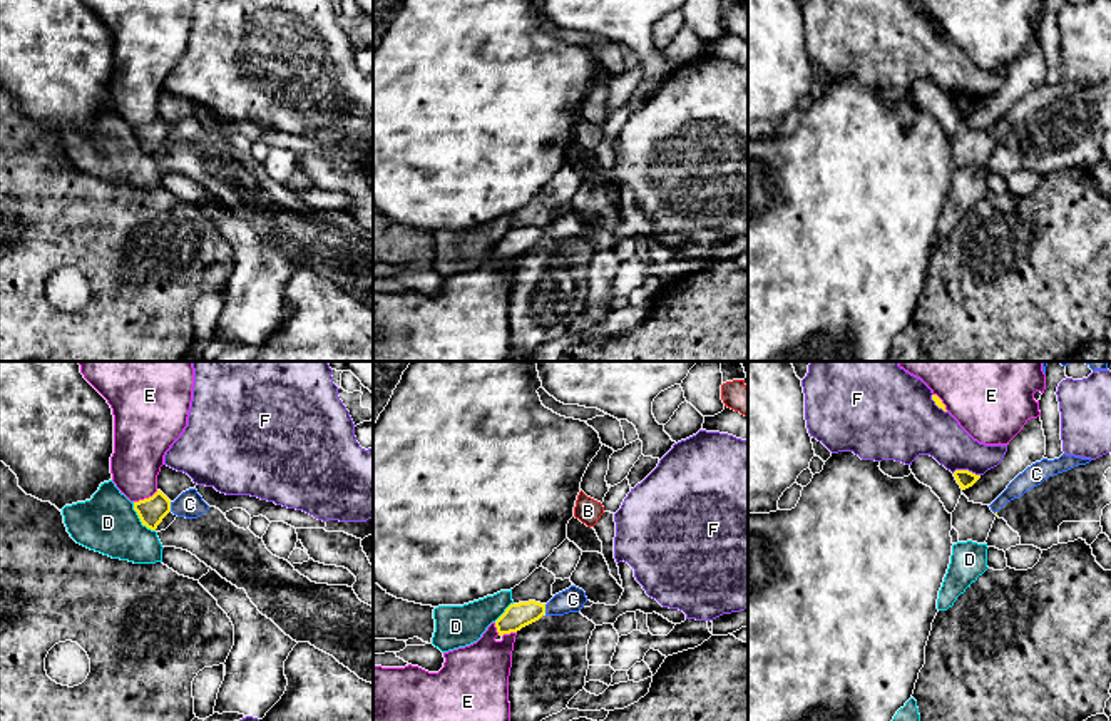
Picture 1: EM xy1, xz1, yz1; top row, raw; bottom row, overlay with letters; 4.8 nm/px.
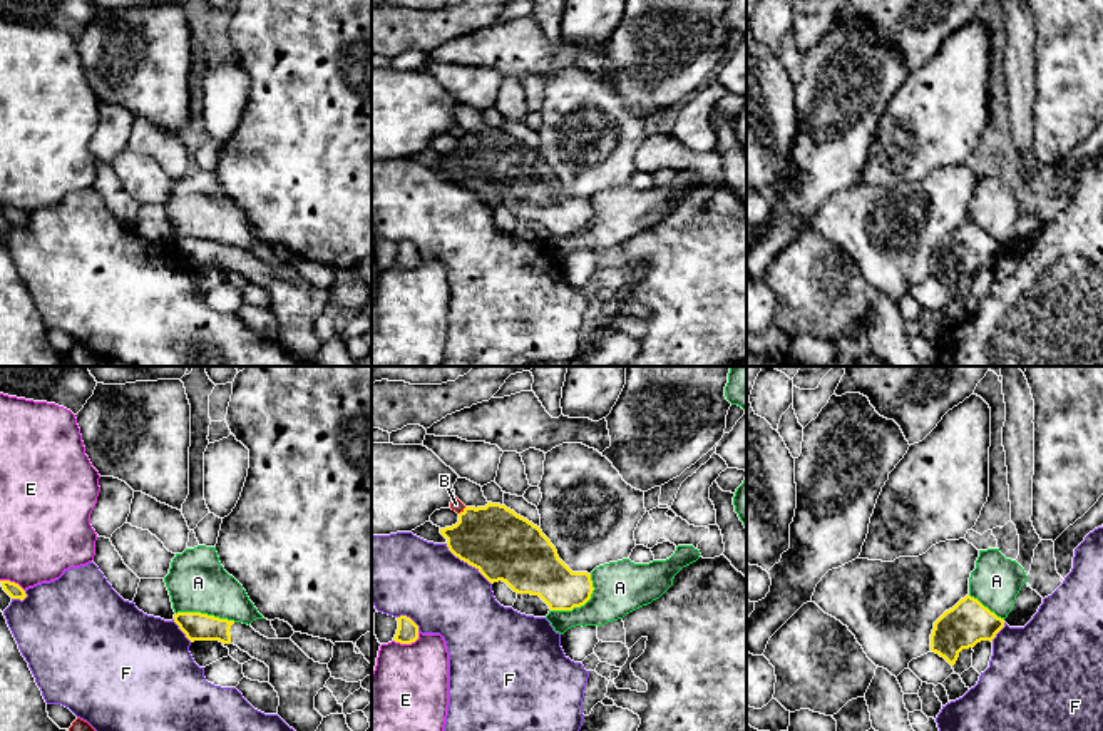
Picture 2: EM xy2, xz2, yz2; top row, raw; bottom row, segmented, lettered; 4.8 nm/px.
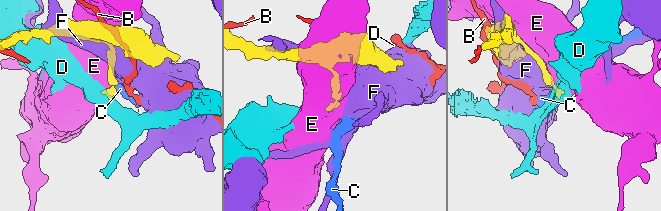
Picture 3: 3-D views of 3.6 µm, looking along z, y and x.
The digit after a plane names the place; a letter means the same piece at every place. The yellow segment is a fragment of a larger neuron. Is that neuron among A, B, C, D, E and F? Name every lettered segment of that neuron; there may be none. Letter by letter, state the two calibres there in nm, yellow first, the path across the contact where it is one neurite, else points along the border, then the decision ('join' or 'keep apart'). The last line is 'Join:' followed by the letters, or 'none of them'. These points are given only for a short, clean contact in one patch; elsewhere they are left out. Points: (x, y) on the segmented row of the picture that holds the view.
A: calibres 220 and 260 nm; keep apart
B: calibres 320 and 60 nm; keep apart
C: calibres 130 and 140 nm; border xy1 (169, 502), (171, 511); keep apart
D: calibres 130 and 280 nm; border xy1 (133, 502), (138, 517), (154, 531); keep apart
E: calibres 110 and 380 nm; keep apart
F: calibres 320 and 380 nm; keep apart
Join: none of them

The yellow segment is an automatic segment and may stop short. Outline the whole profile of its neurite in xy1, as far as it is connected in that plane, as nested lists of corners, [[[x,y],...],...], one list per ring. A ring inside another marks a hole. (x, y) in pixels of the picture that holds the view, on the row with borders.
[[[157,490],[152,497],[134,502],[134,510],[137,512],[142,525],[156,530],[162,519],[171,512],[171,500]]]

